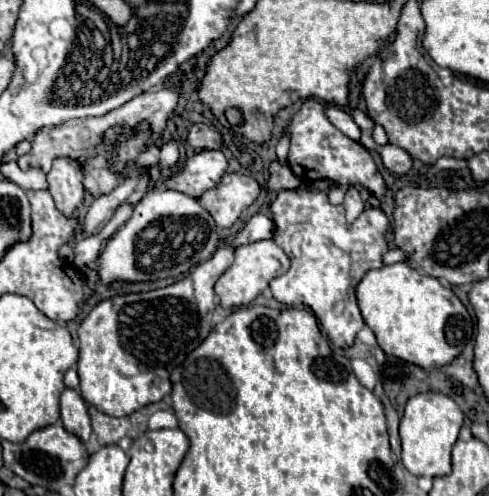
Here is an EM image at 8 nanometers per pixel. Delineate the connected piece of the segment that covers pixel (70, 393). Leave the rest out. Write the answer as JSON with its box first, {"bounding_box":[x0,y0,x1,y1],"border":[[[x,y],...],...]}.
{"bounding_box":[61,389,91,443],"border":[[[65,389],[61,393],[61,421],[67,433],[79,437],[83,443],[89,441],[91,421],[87,413],[87,403],[75,389]]]}

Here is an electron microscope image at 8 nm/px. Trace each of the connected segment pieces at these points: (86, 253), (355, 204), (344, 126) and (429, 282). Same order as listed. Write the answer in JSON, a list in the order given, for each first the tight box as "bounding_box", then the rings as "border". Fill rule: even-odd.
[{"bounding_box":[73,235,105,269],"border":[[[95,235],[95,237],[83,237],[75,243],[73,247],[73,253],[75,253],[75,267],[83,269],[85,265],[91,265],[97,257],[99,257],[99,251],[105,243],[105,237],[103,235]]]},{"bounding_box":[345,187,363,223],"border":[[[349,187],[345,193],[345,211],[347,211],[347,221],[353,223],[361,213],[363,213],[363,201],[359,197],[359,191],[355,187]]]},{"bounding_box":[325,107,361,141],"border":[[[325,107],[325,113],[327,117],[331,119],[331,123],[341,131],[345,133],[347,137],[351,137],[353,141],[359,141],[361,137],[361,129],[357,127],[357,123],[351,119],[351,115],[339,107]]]},{"bounding_box":[357,263,473,369],"border":[[[407,263],[371,269],[357,285],[357,301],[379,347],[387,355],[425,369],[451,363],[473,337],[473,319],[459,297],[449,287],[443,287],[439,279],[429,277]]]}]

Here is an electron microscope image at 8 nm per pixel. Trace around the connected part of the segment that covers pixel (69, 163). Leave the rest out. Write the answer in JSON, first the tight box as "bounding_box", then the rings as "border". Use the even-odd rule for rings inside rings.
{"bounding_box":[47,157,85,217],"border":[[[71,157],[53,159],[53,167],[47,173],[47,183],[47,191],[51,193],[57,209],[65,217],[73,217],[85,199],[81,161]]]}

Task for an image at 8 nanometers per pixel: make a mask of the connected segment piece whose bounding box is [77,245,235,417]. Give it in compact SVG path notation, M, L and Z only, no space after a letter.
M221 245L211 259L193 267L179 283L149 293L125 295L121 297L121 307L115 305L113 299L95 305L77 329L77 373L83 399L101 413L125 417L171 393L171 369L211 331L209 319L215 309L213 285L231 267L233 259L235 249L231 245Z

